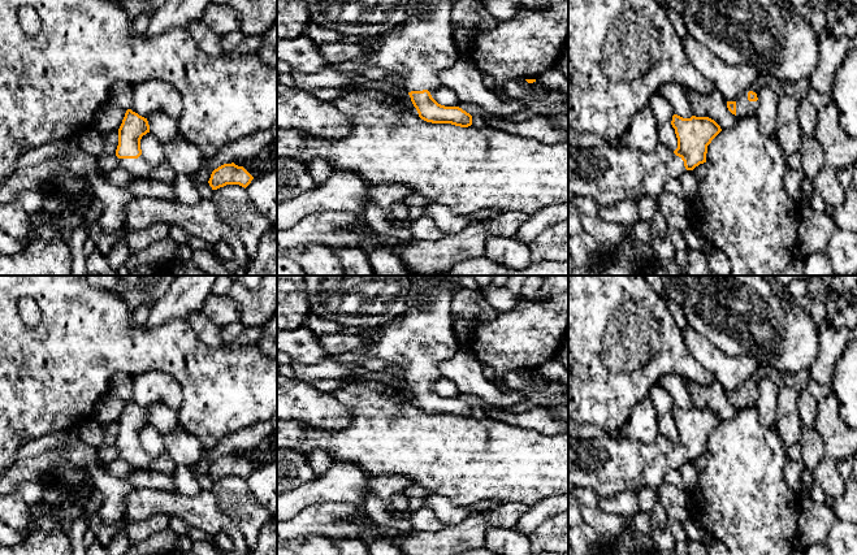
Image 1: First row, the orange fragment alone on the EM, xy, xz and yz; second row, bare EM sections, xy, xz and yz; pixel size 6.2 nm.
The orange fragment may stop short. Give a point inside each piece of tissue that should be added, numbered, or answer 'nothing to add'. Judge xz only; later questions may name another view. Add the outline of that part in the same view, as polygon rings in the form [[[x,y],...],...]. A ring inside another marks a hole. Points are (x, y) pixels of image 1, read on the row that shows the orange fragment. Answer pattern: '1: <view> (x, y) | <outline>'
1: xz (418, 50) | [[[408,0],[404,21],[389,30],[371,57],[363,61],[356,71],[338,71],[330,66],[315,74],[293,73],[297,87],[310,91],[312,88],[339,88],[346,86],[358,74],[368,68],[377,66],[389,74],[401,75],[404,79],[406,92],[428,90],[434,99],[436,91],[442,87],[440,73],[451,68],[460,55],[454,44],[454,29],[451,26],[451,10],[455,0]]]

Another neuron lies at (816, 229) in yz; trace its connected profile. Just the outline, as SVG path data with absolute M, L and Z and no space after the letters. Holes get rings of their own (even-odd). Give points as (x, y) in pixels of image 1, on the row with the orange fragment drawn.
M809 204L800 207L797 255L806 257L824 251L836 229L832 216L824 212L815 212Z

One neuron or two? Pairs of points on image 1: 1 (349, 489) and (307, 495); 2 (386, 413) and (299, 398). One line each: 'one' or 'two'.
1: one
2: two

